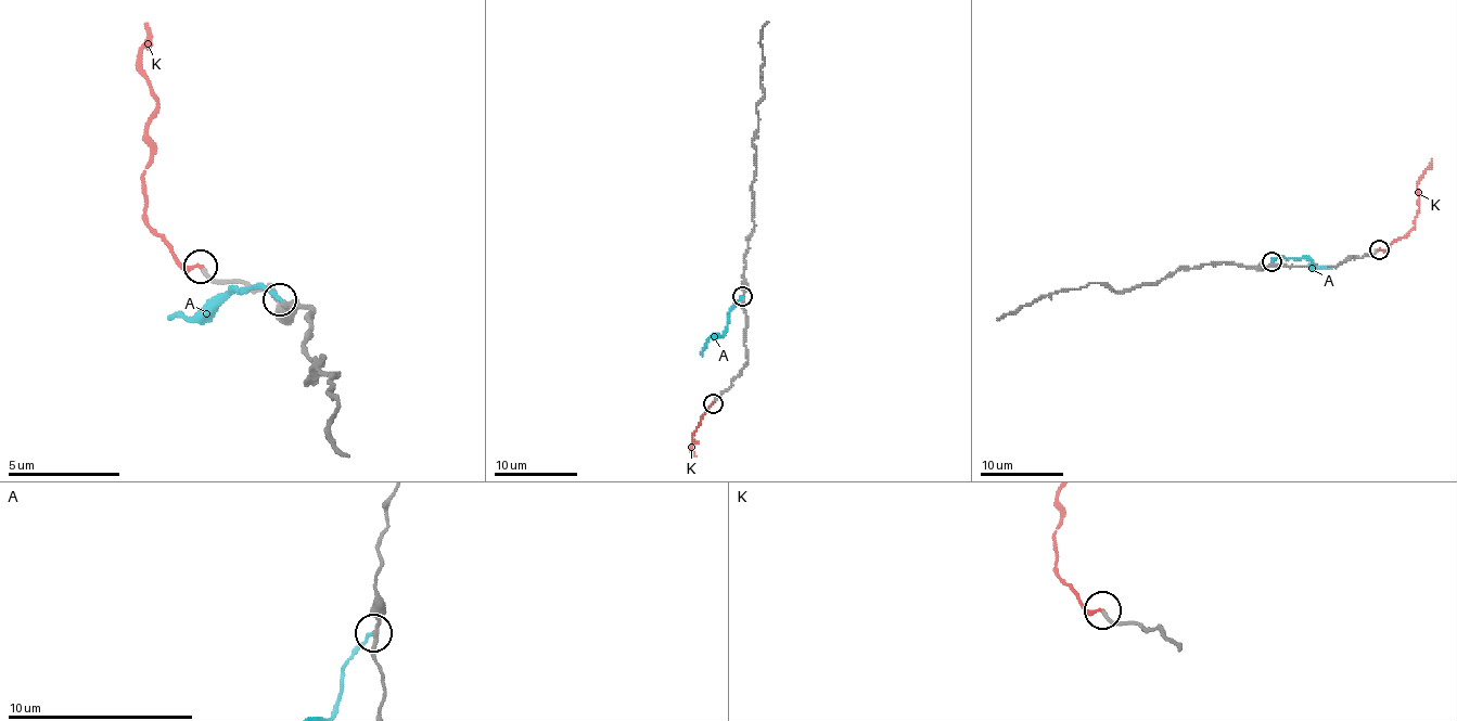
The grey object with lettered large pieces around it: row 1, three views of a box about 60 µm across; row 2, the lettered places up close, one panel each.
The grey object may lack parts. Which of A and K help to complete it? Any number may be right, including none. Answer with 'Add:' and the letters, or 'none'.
Add: K

